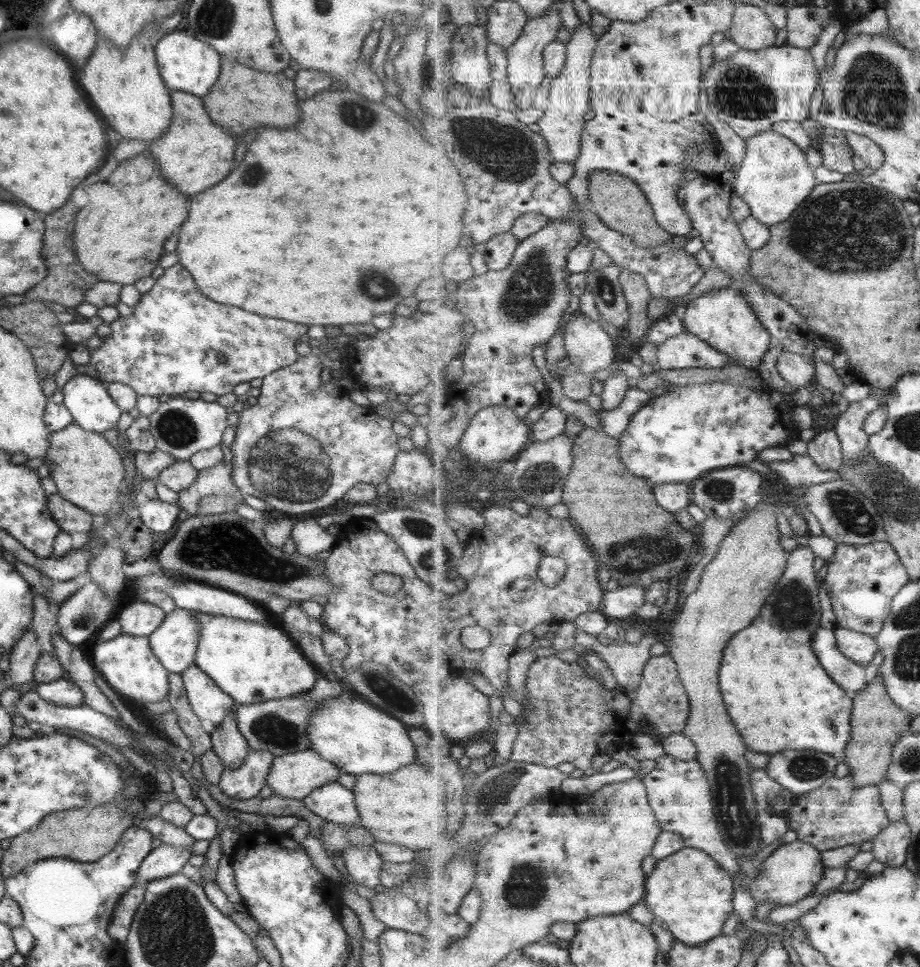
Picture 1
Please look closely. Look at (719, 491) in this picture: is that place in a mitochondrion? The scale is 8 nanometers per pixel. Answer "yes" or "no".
yes

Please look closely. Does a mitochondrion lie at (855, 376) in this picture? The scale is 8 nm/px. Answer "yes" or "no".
no

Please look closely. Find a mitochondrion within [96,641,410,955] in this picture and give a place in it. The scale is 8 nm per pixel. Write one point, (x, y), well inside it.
(281, 733)

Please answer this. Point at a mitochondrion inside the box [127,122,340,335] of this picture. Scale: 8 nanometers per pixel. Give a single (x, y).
(248, 178)

